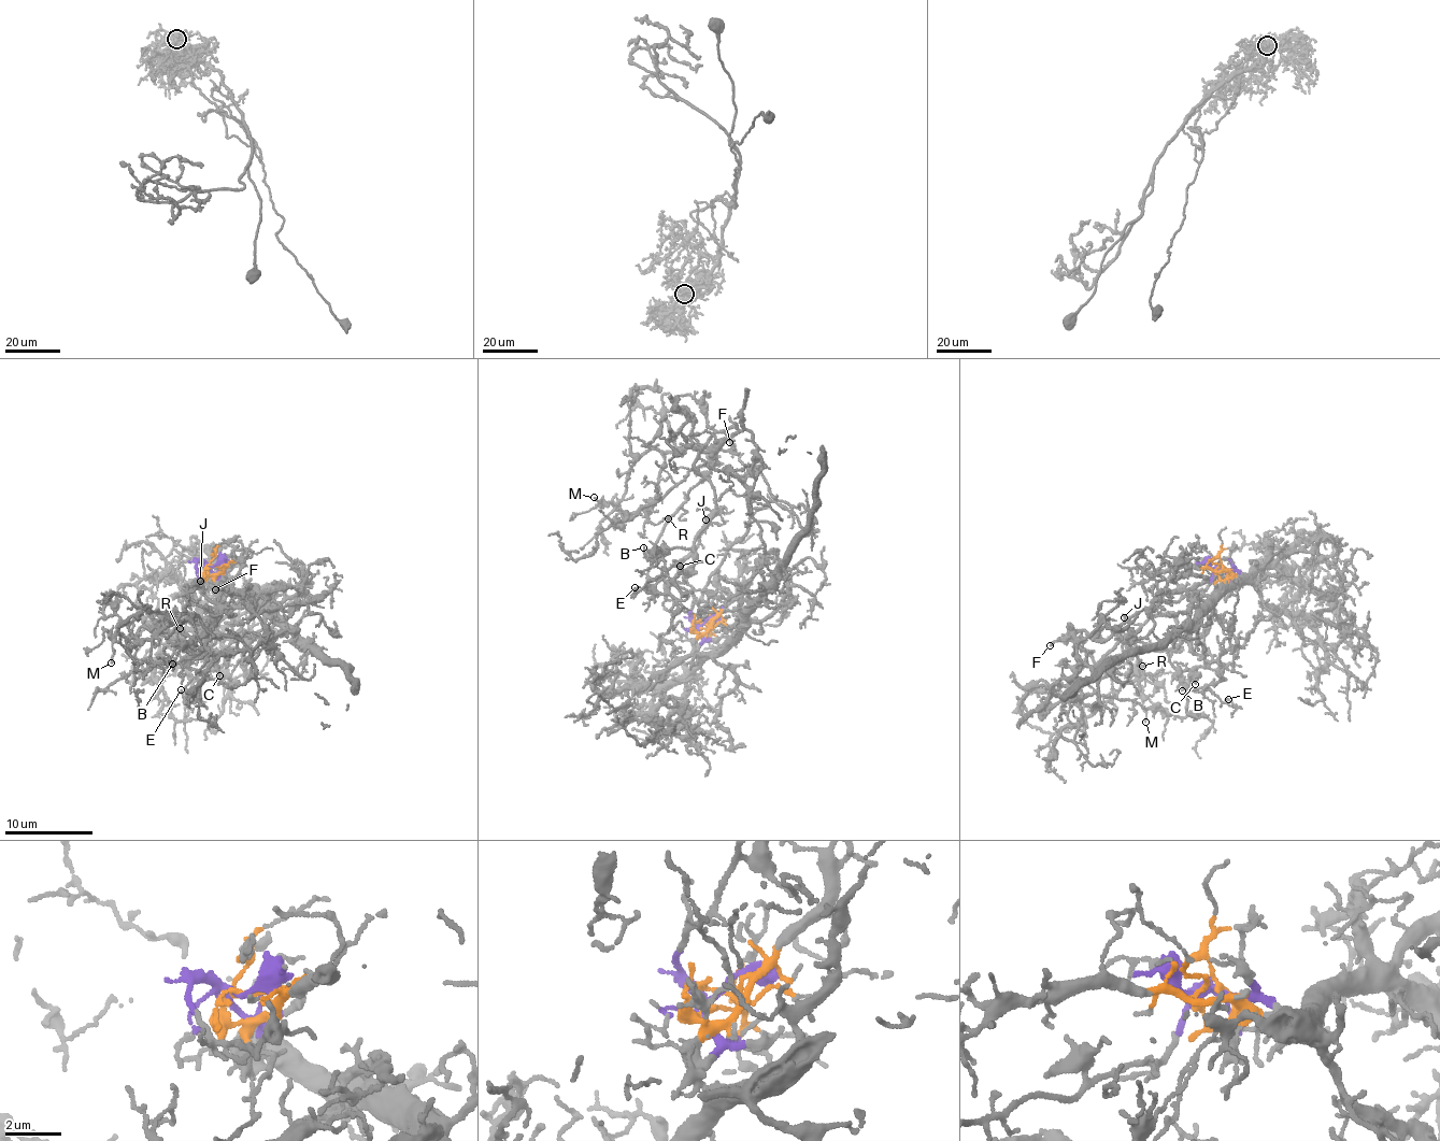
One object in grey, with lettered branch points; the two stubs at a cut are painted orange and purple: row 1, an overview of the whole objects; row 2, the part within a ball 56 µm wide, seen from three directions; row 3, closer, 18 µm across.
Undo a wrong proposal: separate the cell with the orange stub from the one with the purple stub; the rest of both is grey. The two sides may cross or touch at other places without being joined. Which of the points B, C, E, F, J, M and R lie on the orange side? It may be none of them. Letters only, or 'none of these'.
none of these

